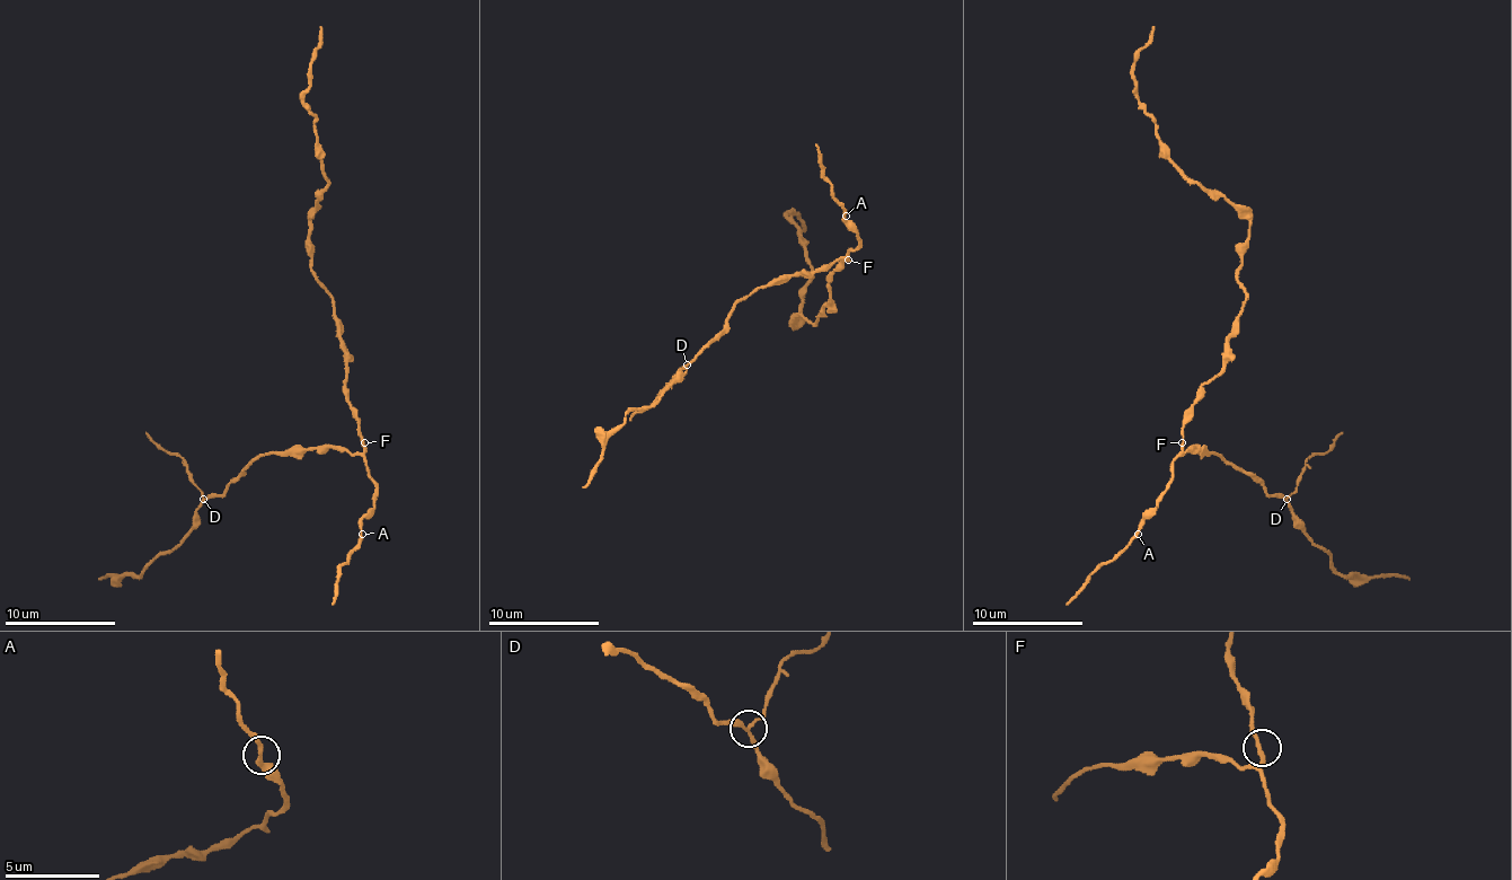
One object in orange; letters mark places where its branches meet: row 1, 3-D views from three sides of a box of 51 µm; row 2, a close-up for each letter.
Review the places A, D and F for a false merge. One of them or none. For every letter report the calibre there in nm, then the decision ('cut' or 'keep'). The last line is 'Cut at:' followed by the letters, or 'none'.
A: 190 nm thick; keep
D: 160 nm thick; cut
F: 150 nm thick; keep
Cut at: D

